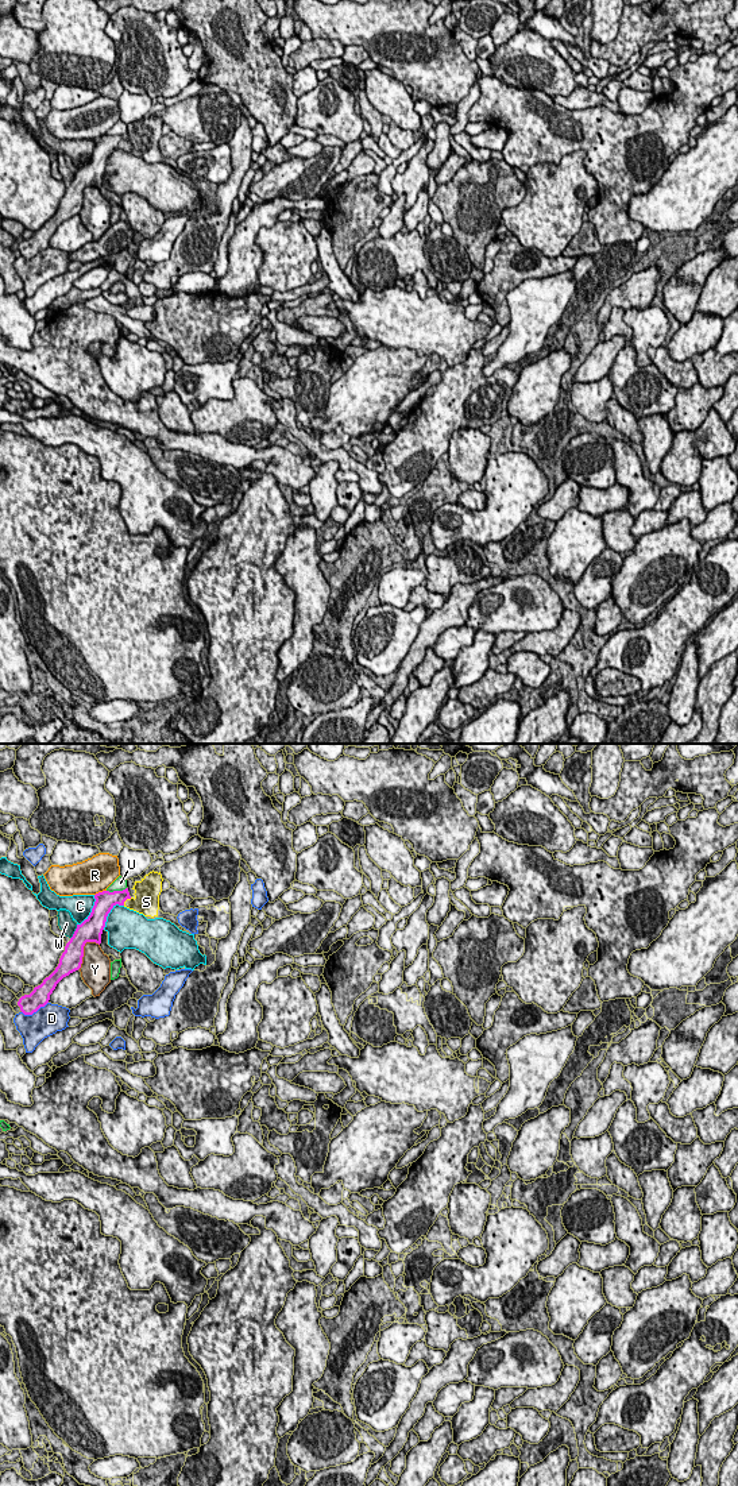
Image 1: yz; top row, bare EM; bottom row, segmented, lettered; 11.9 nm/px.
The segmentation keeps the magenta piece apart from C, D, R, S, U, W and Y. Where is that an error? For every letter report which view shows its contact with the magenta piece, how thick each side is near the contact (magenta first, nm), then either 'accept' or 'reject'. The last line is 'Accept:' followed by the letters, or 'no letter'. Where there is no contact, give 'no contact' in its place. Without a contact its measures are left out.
C: yz | 280/280 nm | reject
D: yz | 240/340 nm | reject
R: yz | 240/420 nm | reject
S: yz | 240/300 nm | accept
U: yz | 240/160 nm | reject
W: yz | 280/190 nm | reject
Y: yz | 260/360 nm | reject
Accept: S

